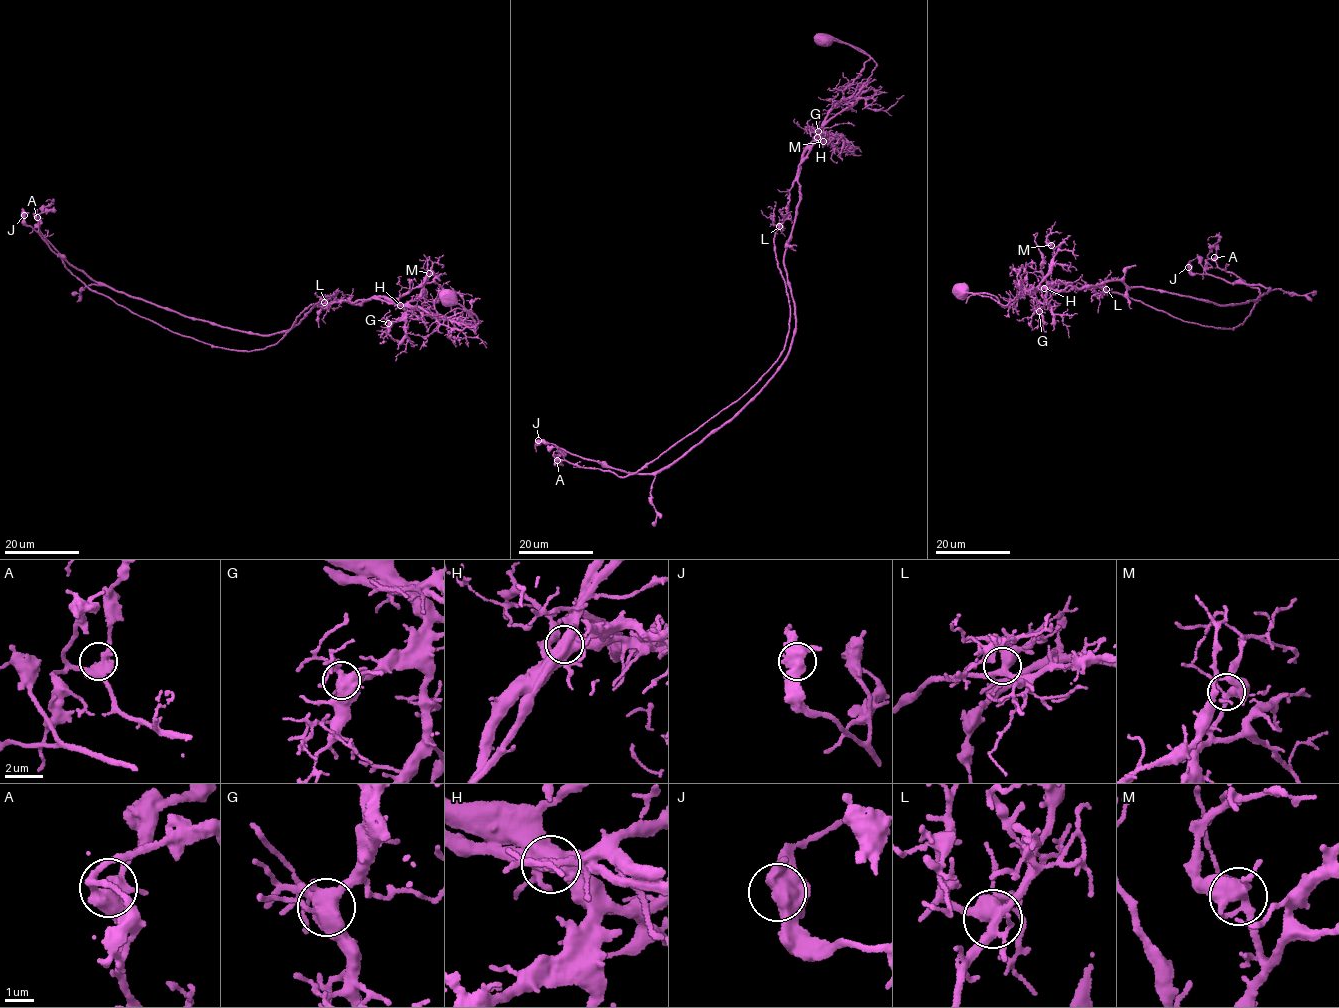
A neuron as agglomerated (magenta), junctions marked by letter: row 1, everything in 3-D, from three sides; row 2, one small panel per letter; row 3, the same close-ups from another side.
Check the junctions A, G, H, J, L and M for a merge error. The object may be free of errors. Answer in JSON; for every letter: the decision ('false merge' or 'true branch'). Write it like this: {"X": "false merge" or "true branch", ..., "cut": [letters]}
{"A": "true branch", "G": "true branch", "H": "false merge", "J": "true branch", "L": "true branch", "M": "true branch", "cut": ["H"]}

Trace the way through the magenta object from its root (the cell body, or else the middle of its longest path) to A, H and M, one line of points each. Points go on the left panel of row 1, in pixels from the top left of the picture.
A: (449, 298), (476, 326), (453, 329), (374, 297), (315, 303), (277, 342), (224, 349), (85, 285), (37, 217)
H: (449, 298), (468, 310), (476, 326), (453, 329), (418, 307), (400, 305)
M: (449, 298), (468, 310), (476, 326), (453, 329), (411, 306), (409, 302), (420, 295), (429, 273)

